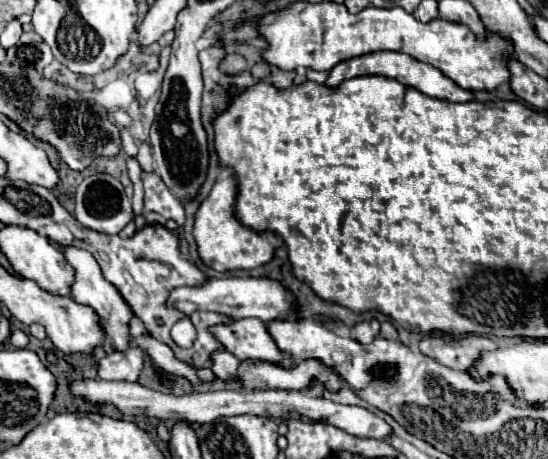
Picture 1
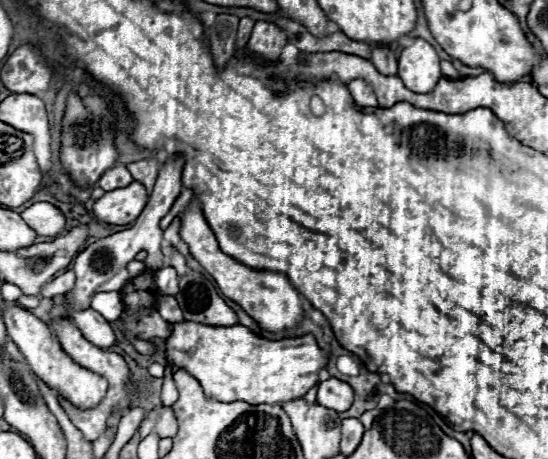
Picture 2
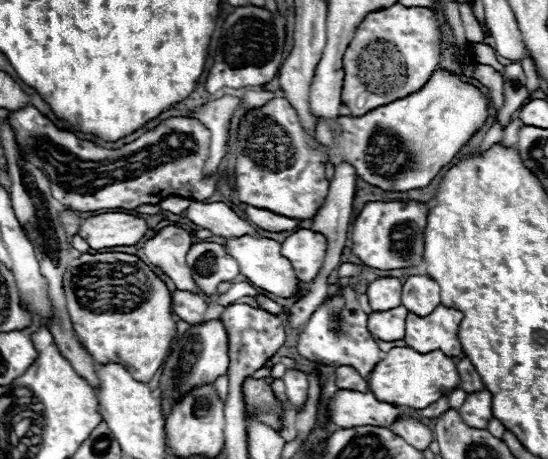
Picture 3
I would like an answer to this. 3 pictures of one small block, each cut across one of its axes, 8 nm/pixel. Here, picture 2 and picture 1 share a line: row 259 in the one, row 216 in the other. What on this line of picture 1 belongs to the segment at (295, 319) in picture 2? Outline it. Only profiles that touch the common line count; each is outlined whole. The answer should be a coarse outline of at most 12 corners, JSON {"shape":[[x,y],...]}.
{"shape":[[224,174],[196,210],[192,236],[216,272],[270,262],[272,232],[234,218],[236,180]]}

